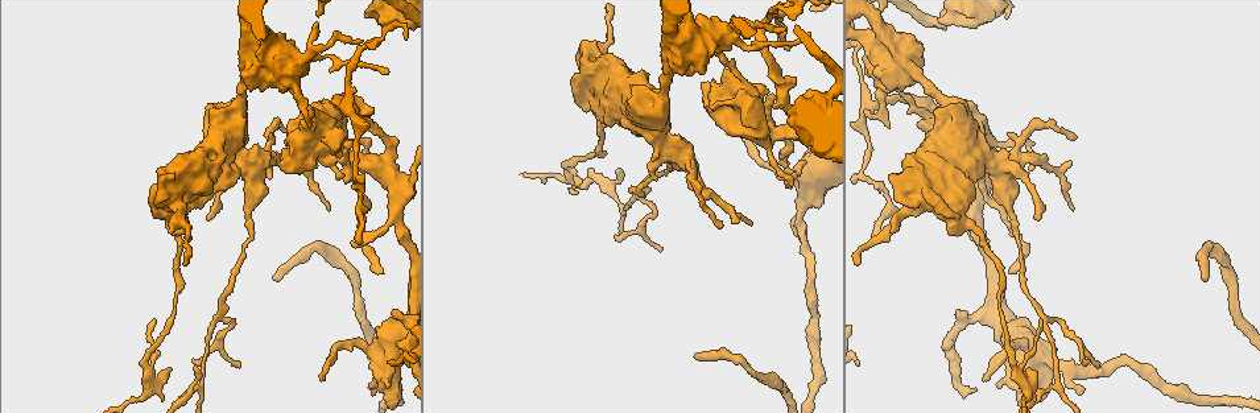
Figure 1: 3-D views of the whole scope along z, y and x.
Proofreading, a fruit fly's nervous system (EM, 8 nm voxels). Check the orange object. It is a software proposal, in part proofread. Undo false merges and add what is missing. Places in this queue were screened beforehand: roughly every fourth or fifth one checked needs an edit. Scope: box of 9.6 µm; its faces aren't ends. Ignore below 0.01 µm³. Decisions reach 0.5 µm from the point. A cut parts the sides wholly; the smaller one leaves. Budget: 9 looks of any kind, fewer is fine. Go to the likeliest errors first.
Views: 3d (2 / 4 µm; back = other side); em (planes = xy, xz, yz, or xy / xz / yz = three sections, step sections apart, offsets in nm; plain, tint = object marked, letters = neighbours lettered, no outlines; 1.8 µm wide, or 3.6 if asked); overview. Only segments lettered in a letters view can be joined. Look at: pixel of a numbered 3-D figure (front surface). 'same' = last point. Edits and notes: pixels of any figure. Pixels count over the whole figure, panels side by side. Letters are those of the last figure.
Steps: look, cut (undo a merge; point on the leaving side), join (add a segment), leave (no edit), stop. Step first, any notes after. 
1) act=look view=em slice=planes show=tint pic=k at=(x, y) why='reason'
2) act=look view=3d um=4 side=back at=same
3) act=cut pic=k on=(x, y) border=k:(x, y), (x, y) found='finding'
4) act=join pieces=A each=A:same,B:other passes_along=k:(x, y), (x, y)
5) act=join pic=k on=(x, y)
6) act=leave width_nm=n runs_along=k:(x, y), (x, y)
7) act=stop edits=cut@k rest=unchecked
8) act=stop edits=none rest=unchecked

act=look view=em slice=yz step=8 show=tint pic=1 at=(955, 220) why='sudden change in width'

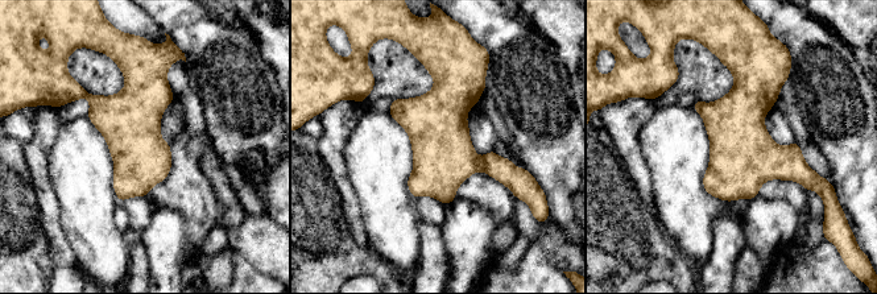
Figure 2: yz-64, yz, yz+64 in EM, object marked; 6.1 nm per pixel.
act=look view=em slice=planes show=letters at=same

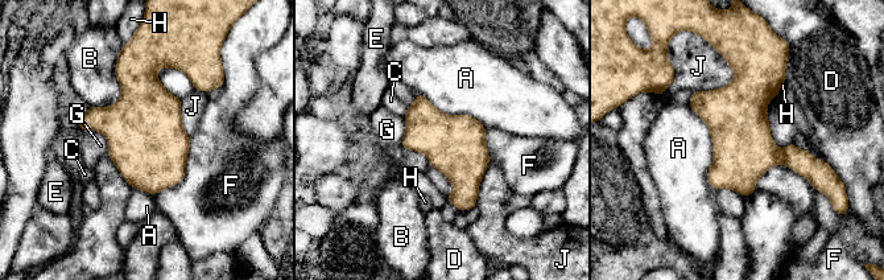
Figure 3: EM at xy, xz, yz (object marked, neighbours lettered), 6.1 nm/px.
act=leave longest_contact=A:650nm each=A:other,B:other,C:other,D:other,E:other,F:other,G:other,H:other,J:other border=3:(688, 104), (709, 184), (744, 197) found='one neuron here'

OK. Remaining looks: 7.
act=look view=em um=3.6 slice=xz step=16 show=tint pic=1 at=(688, 44) why='abrupt turn'

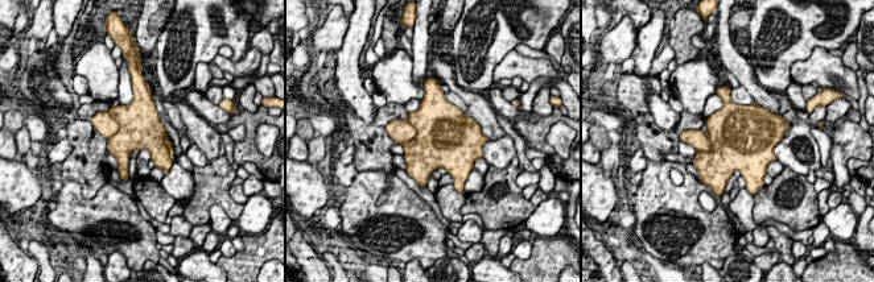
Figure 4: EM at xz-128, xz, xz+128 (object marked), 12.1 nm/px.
act=look view=em um=3.6 slice=planes show=letters at=same why='cut it another way'

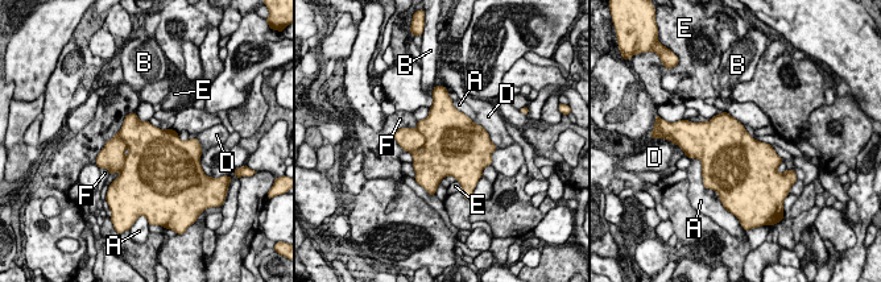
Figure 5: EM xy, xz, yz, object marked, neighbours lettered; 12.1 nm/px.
act=leave width_nm=700 each=A:other,B:other,D:other,E:other,F:other border=5:(417, 121), (414, 128), (400, 129) found='one neuron here'

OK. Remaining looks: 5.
act=look view=em slice=planes show=letters pic=1 at=(320, 378) why='an open end'

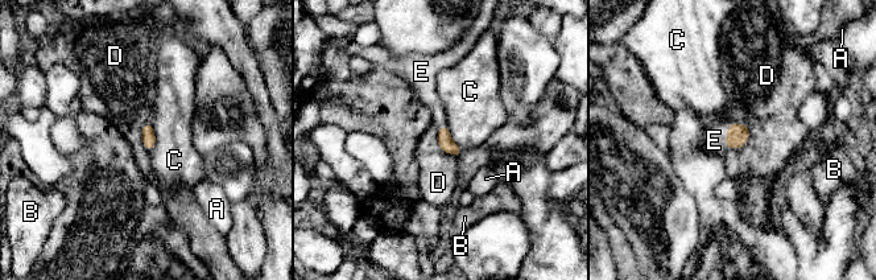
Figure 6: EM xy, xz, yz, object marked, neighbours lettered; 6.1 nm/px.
act=join pieces=E width_nm=80 each=A:other,B:other,C:other,D:other,E:same passes_along=6:(738, 135), (726, 136), (714, 140) found='it goes on there'

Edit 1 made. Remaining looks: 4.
act=look view=em slice=yz step=4 show=tint pic=1 at=(663, 249) why='an open end'

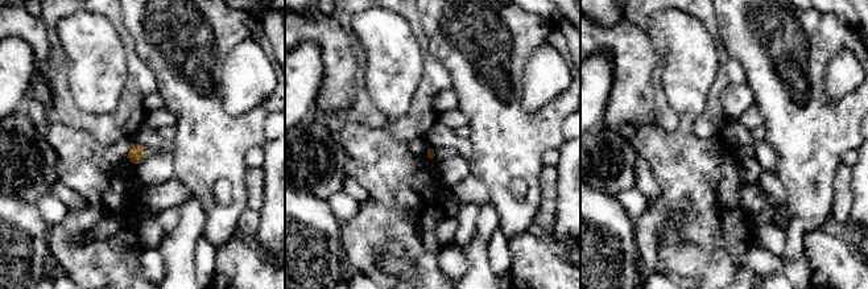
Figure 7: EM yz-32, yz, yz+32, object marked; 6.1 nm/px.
act=look view=em slice=planes show=letters at=same

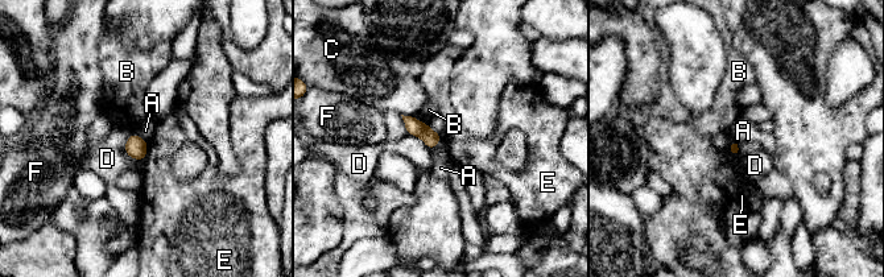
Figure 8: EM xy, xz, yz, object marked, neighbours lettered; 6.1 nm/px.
act=leave each=A:other,B:other,C:other,D:other,E:other,F:other border=8:(133, 132), (147, 143) found='none of them fits'

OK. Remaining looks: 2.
act=stop edits=join@6 rest=unchecked

